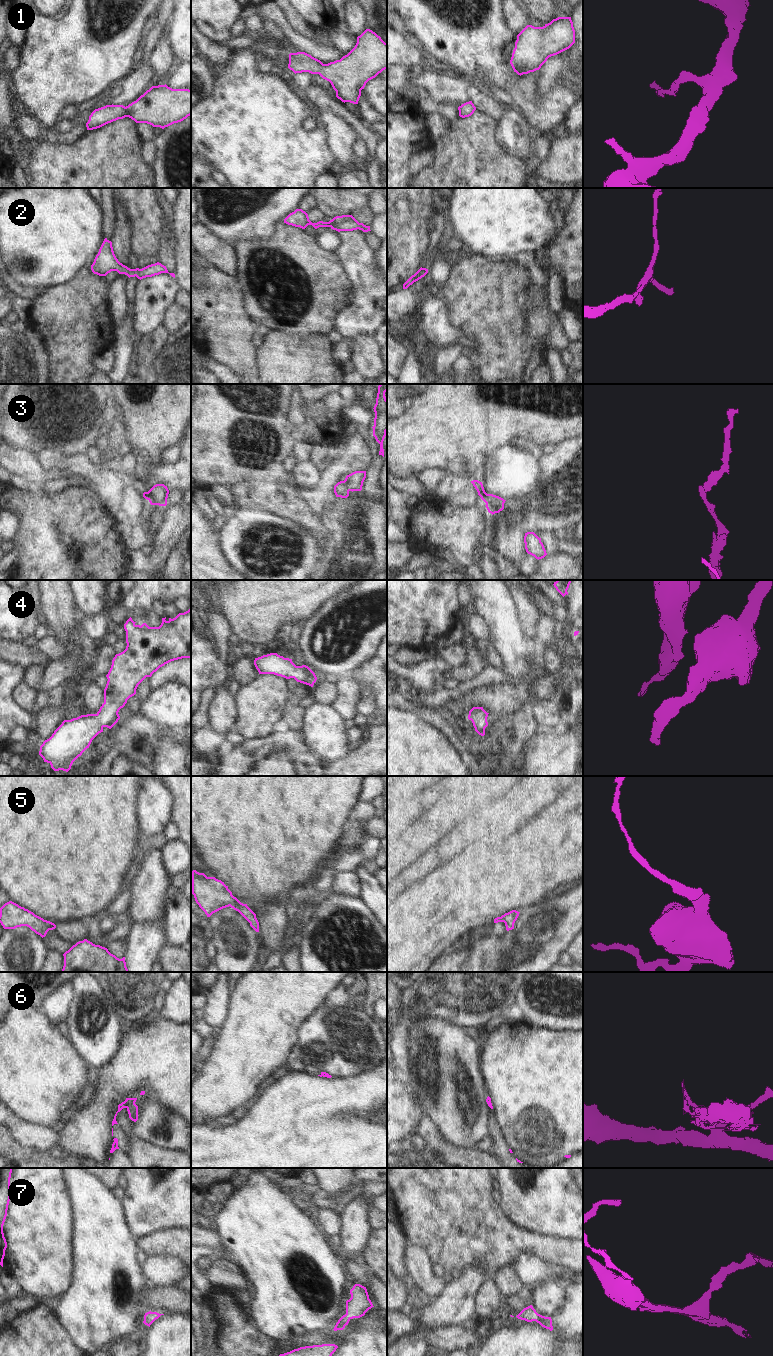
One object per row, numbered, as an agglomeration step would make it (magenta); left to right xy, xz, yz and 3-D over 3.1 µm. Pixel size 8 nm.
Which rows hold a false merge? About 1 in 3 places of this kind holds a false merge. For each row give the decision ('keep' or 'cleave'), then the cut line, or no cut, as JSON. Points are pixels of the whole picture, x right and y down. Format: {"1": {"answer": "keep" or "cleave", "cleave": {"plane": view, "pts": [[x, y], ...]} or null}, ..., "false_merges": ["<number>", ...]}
{"1": {"answer": "keep", "cleave": null}, "2": {"answer": "keep", "cleave": null}, "3": {"answer": "cleave", "cleave": {"plane": "xz", "pts": [[344, 480], [349, 490]]}}, "4": {"answer": "keep", "cleave": null}, "5": {"answer": "keep", "cleave": null}, "6": {"answer": "cleave", "cleave": {"plane": "xy", "pts": [[125, 1100], [129, 1099], [134, 1104]]}}, "7": {"answer": "keep", "cleave": null}, "false_merges": ["3", "6"]}

